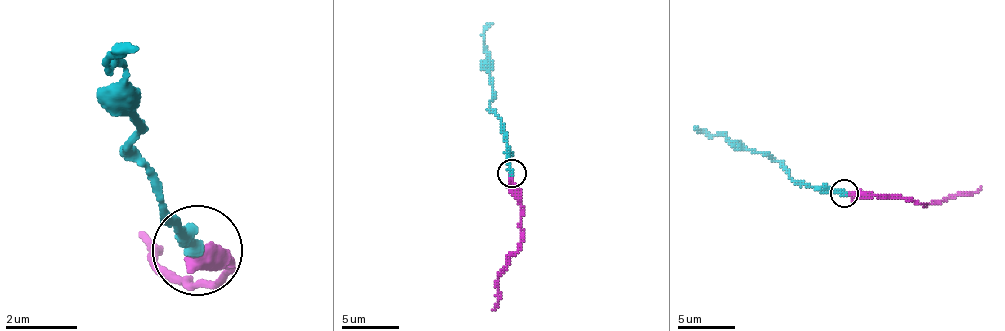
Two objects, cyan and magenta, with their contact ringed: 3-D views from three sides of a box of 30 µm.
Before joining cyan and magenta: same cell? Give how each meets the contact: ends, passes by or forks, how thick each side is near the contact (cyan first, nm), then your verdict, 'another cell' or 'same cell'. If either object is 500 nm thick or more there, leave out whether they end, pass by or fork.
cyan ends there; magenta ends there; 300 nm thick on the cyan side, 240 nm on the other; same cell

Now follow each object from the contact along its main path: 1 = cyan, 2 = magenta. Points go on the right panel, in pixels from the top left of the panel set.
1: (843, 192), (797, 184), (777, 161), (760, 152), (737, 149), (720, 135), (694, 129)
2: (846, 195), (938, 204), (949, 195), (972, 195), (981, 187)

